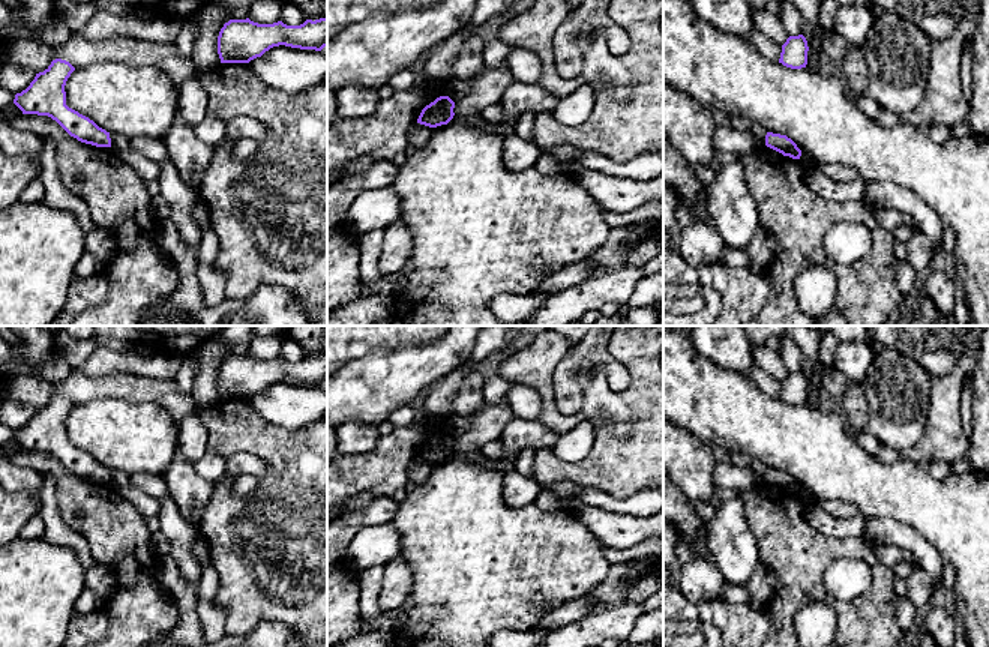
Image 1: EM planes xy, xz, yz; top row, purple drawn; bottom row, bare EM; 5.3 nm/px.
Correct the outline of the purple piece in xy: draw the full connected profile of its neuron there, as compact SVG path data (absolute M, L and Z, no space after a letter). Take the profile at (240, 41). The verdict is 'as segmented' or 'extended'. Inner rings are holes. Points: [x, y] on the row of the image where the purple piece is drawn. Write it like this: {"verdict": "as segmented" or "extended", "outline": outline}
{"verdict": "as segmented", "outline": "M249 18L230 20L218 36L221 63L249 63L279 45L321 51L327 47L327 18L306 20L300 26L287 26L282 21L258 24Z"}

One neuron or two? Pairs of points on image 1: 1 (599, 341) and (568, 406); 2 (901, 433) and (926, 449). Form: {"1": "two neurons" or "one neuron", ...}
{"1": "one neuron", "2": "two neurons"}

